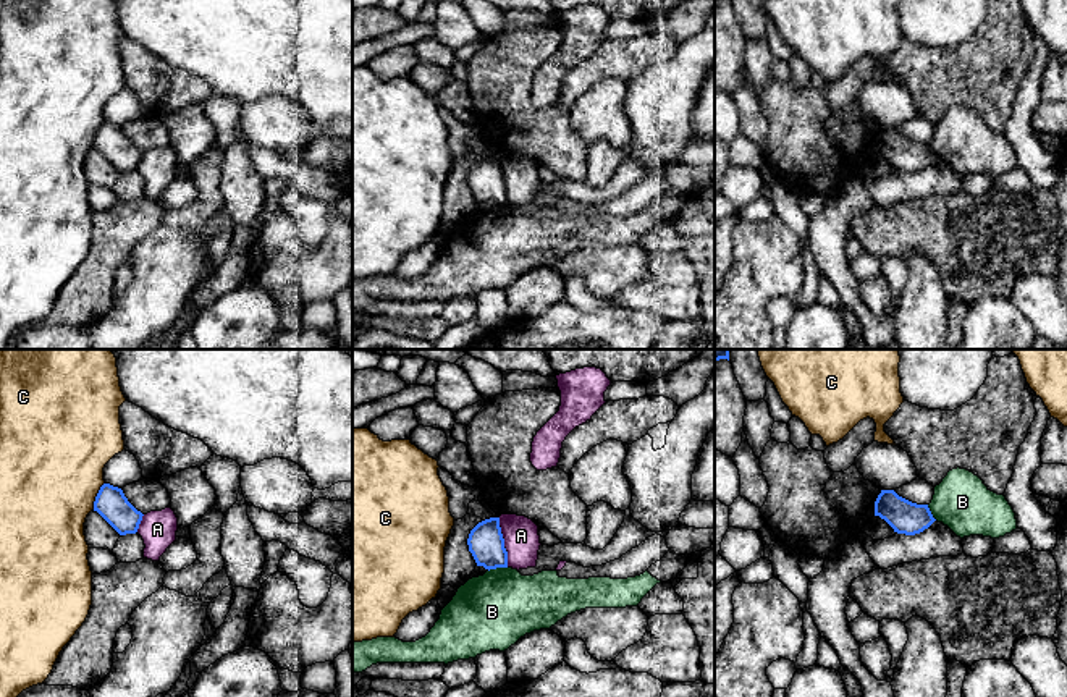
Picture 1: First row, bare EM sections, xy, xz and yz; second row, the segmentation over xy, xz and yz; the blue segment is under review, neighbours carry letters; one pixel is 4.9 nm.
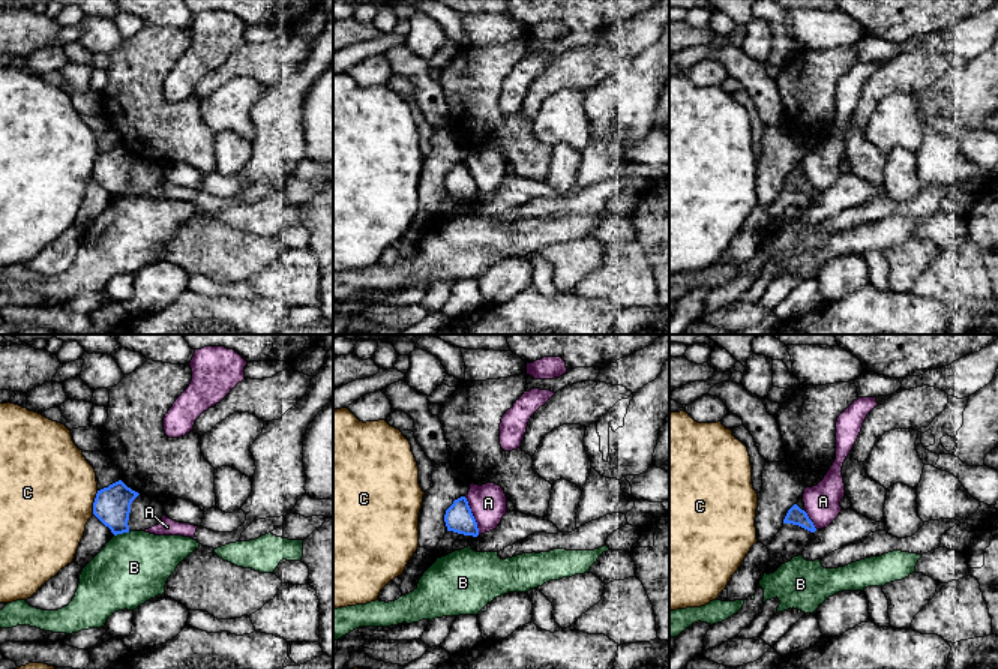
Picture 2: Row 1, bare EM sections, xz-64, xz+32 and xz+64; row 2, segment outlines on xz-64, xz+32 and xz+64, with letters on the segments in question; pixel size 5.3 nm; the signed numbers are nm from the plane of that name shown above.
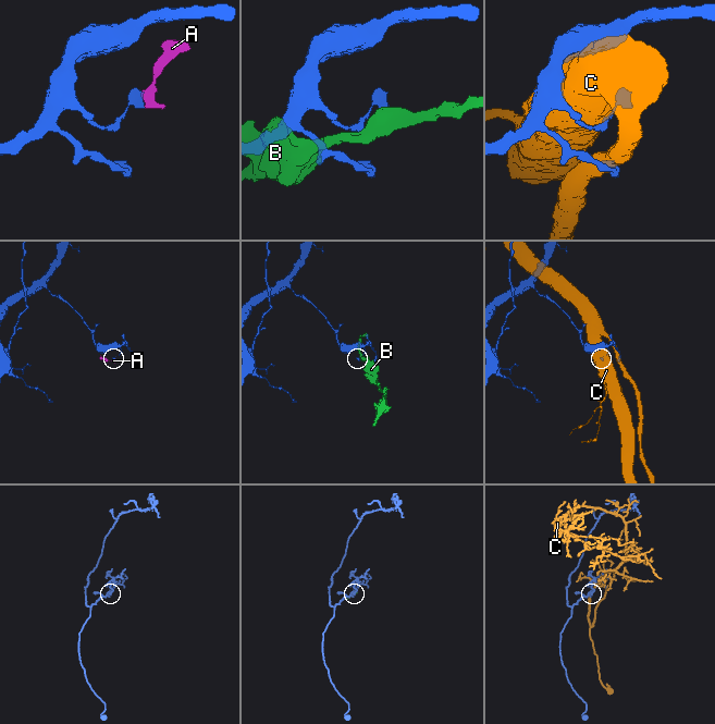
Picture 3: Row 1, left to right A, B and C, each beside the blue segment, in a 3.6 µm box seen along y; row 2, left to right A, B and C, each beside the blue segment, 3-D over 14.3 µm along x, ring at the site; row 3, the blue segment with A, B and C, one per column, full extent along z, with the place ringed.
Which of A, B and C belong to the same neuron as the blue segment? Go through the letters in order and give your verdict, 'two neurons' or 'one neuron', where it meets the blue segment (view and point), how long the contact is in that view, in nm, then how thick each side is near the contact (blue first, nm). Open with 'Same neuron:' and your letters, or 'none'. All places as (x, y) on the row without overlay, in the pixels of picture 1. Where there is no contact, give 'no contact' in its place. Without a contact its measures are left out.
Same neuron: none
A: two neurons | xz (503, 180) | 260 nm | 180/180 nm
B: two neurons | xz (497, 204) | 100 nm | 180/380 nm
C: two neurons | xy (97, 133) | 150 nm | 160/480 nm

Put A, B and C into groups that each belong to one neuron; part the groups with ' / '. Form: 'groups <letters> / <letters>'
groups A / B / C

